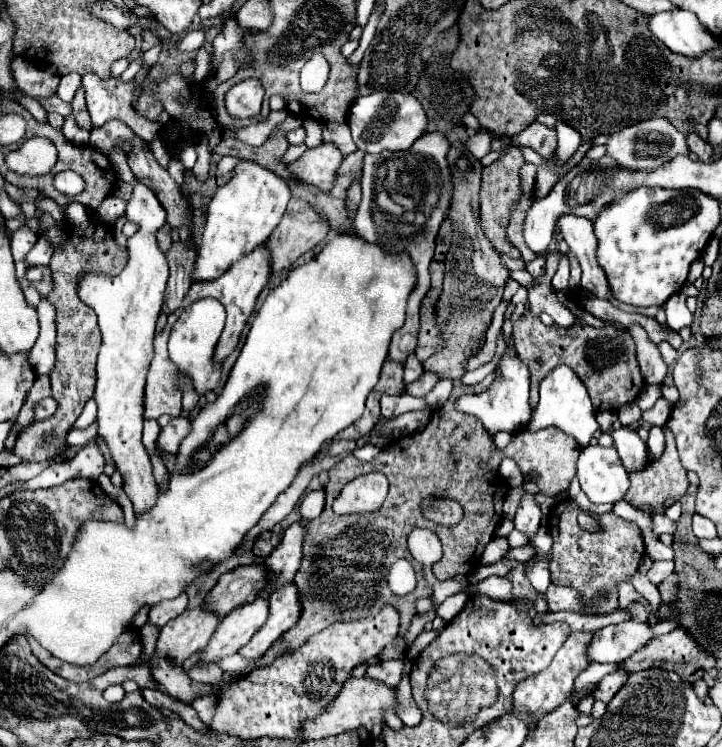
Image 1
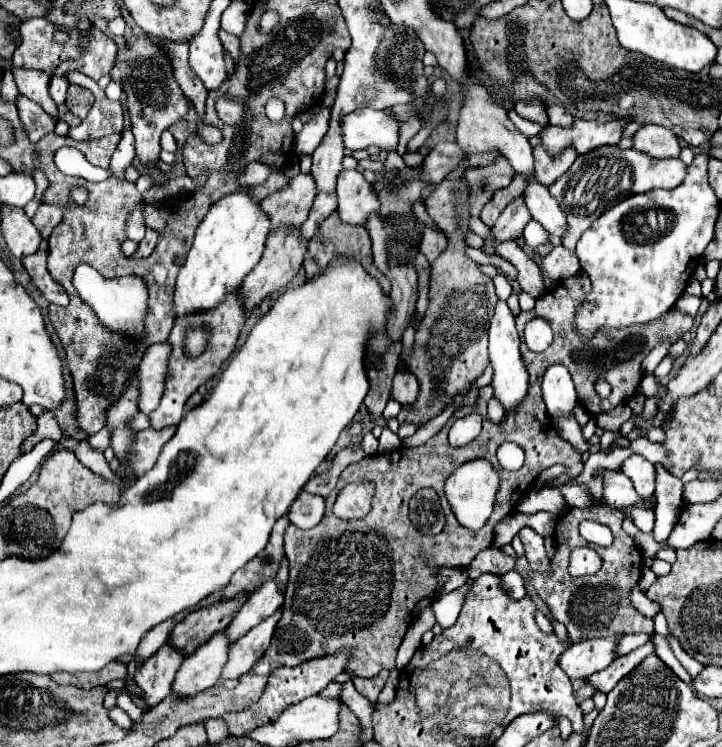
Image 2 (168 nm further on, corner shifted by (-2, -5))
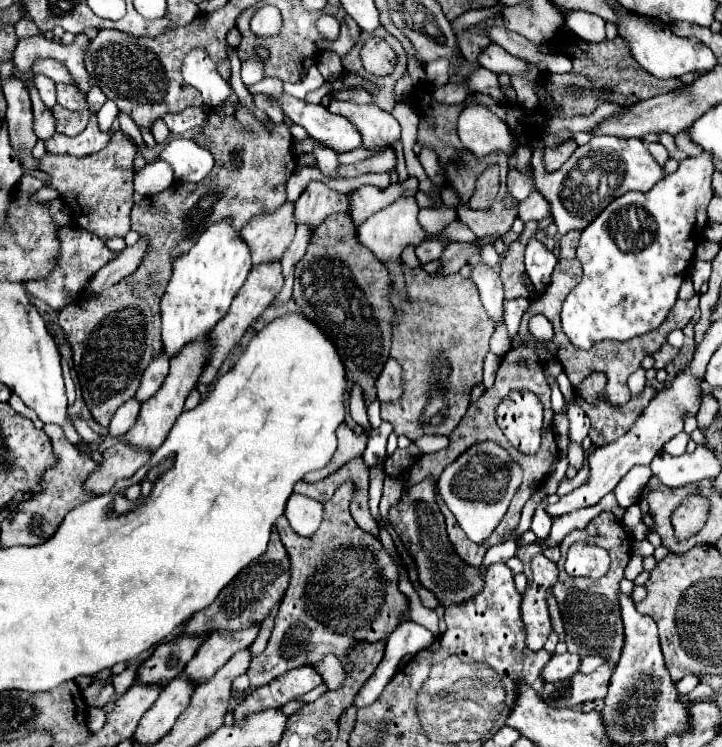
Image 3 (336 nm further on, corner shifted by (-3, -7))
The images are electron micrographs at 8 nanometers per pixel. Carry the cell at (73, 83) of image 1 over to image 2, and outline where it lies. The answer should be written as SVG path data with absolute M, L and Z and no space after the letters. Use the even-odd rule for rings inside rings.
M53 76L53 78L51 78L49 90L51 90L51 98L53 98L57 104L65 104L67 86L69 86L67 78L63 78L63 76Z

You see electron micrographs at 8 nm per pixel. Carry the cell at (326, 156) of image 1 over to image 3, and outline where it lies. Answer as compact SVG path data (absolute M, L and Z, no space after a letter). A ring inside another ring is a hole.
M284 202L272 212L262 212L252 216L252 220L242 228L246 244L252 248L252 262L272 262L280 260L284 250L294 240L296 218L294 202Z

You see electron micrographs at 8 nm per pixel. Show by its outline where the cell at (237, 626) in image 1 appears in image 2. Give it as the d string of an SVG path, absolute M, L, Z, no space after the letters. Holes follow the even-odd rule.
M217 632L207 644L199 646L195 654L187 656L171 684L171 694L177 698L183 696L195 696L197 692L203 692L221 676L223 664L227 662L231 642L227 642L223 632Z

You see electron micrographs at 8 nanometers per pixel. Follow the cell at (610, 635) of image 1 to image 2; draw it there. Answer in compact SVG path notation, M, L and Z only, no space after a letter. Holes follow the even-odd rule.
M621 636L585 640L569 646L559 658L561 670L571 678L587 678L599 670L605 670L615 660L615 644Z

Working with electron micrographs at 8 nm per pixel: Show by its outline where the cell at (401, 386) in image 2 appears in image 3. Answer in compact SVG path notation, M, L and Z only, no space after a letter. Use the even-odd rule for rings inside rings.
M388 360L384 364L384 372L380 374L380 382L376 382L378 388L378 400L380 402L392 402L392 400L400 400L404 394L404 386L402 386L402 368L396 360Z

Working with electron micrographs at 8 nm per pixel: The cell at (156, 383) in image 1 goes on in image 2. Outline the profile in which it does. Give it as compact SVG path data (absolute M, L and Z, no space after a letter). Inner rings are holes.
M233 292L231 296L227 296L227 300L217 306L215 310L209 312L201 312L201 314L191 314L185 318L179 318L171 330L169 342L171 342L171 356L169 356L169 372L167 372L167 380L165 380L165 392L161 398L161 404L157 406L157 410L153 410L149 414L149 424L151 428L159 430L165 426L177 426L183 418L183 406L187 402L187 398L201 386L205 384L213 374L219 372L221 364L229 358L229 354L235 350L235 342L239 336L241 326L245 324L245 308L239 302L241 298L237 298L237 292ZM205 326L209 330L209 342L207 342L207 350L199 356L187 356L183 352L183 340L185 340L185 330L189 328L199 328Z

